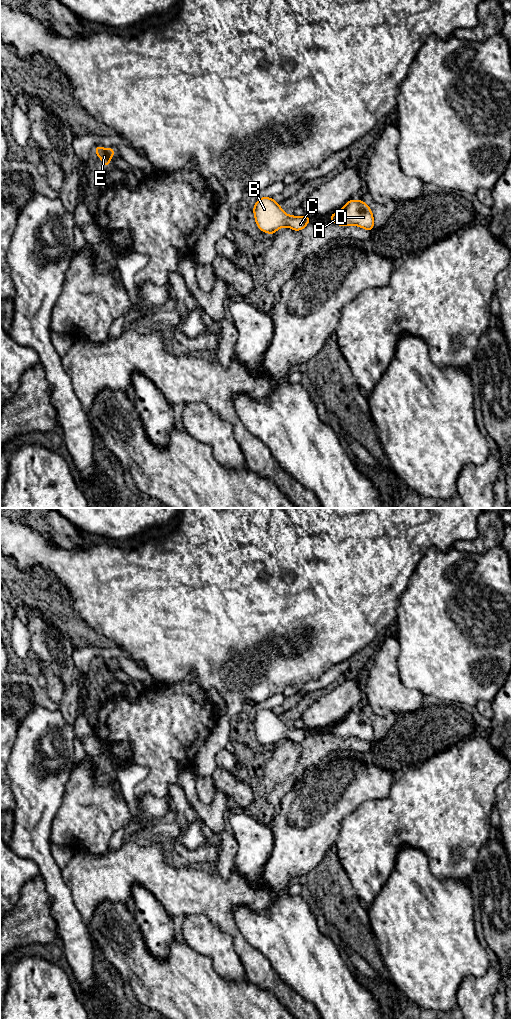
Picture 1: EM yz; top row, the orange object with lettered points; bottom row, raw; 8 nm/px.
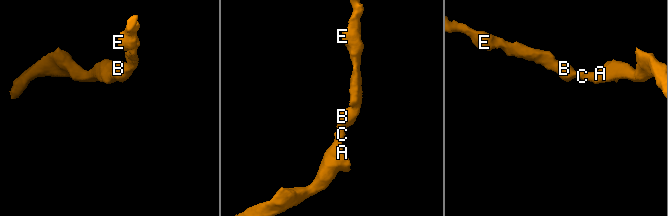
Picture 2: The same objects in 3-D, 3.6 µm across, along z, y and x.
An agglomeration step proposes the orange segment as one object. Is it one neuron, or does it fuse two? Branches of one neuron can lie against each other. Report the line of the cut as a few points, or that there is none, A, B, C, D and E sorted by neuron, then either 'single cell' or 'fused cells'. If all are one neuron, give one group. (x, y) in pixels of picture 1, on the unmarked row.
no cut; A B C D E; single cell

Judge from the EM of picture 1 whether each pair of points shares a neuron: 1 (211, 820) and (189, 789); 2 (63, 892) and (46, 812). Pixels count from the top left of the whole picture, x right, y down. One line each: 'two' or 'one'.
1: one
2: one

